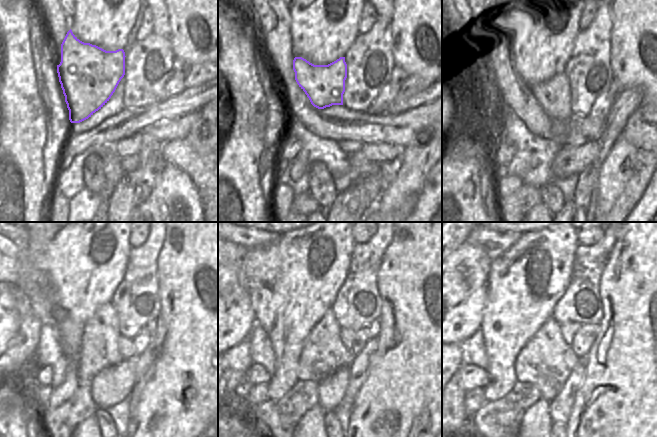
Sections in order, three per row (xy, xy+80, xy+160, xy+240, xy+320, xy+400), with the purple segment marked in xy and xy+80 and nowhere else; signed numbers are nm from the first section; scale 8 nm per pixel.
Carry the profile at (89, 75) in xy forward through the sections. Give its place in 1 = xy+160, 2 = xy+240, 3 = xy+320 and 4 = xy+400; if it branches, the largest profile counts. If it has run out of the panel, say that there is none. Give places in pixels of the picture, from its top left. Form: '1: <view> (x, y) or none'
1: xy+160 (554, 96)
2: xy+240 (99, 350)
3: xy+320 (324, 353)
4: xy+400 (546, 361)

